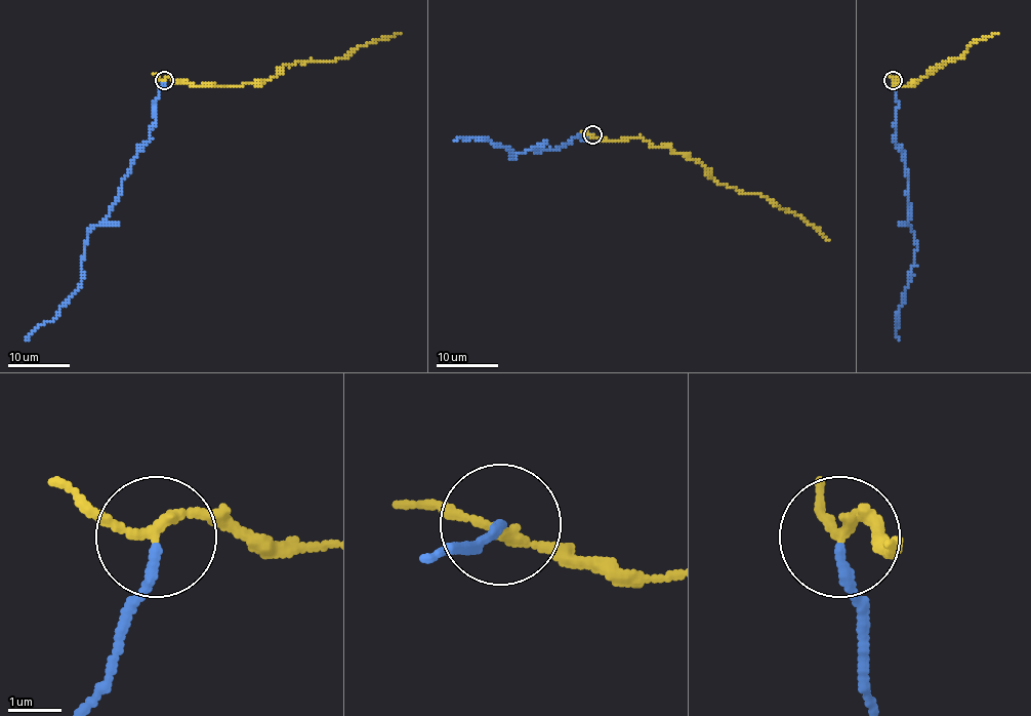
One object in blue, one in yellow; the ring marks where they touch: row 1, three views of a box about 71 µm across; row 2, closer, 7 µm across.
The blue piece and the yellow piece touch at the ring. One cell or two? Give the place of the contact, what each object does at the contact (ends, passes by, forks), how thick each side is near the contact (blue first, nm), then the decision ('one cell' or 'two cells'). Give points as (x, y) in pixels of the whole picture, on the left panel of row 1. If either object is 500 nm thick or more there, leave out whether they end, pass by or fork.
place (164, 80); blue ends; yellow passes by; calibres 170 and 160 nm; two cells

